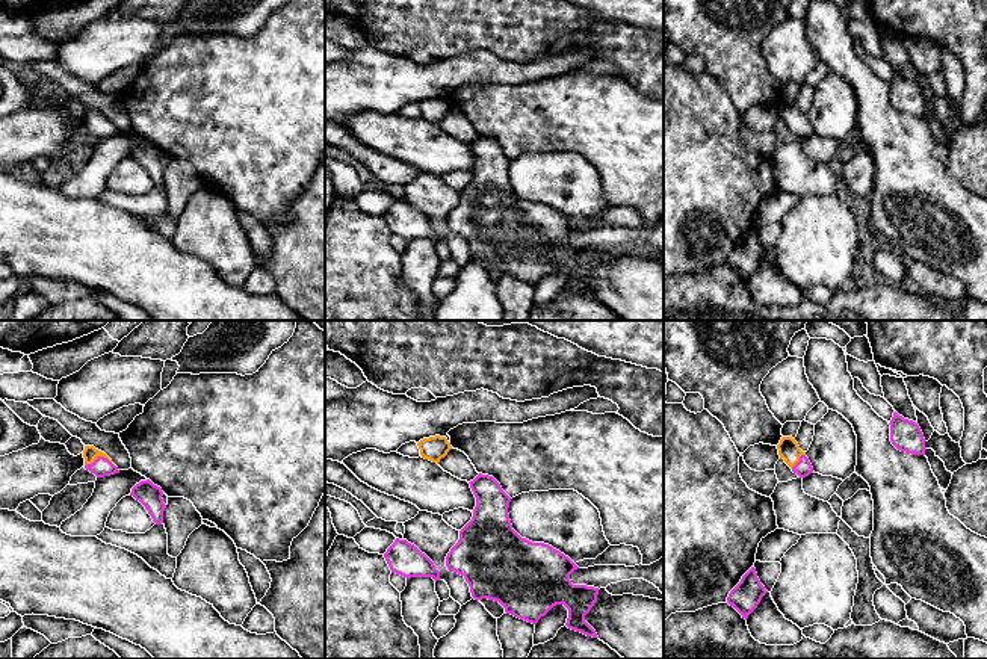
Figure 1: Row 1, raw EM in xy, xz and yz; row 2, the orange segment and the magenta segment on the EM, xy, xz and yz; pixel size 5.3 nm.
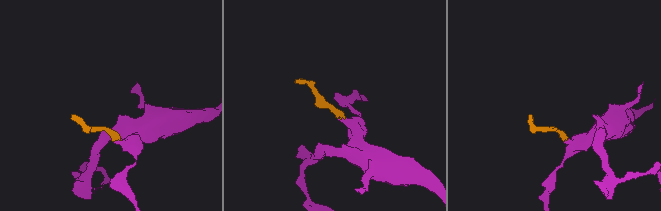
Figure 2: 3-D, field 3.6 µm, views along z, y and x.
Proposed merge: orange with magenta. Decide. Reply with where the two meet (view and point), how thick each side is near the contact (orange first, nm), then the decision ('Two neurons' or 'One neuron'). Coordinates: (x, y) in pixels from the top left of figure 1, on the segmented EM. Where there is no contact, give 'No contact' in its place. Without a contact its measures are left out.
Touches orange at xy (100, 455). Thickness 80 nm (orange) against 100 nm. One neuron

